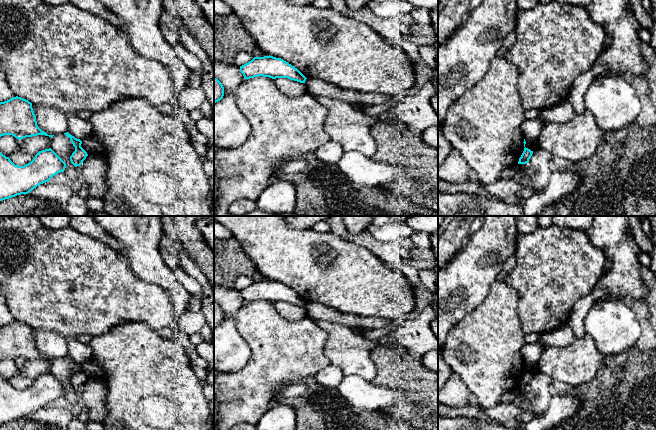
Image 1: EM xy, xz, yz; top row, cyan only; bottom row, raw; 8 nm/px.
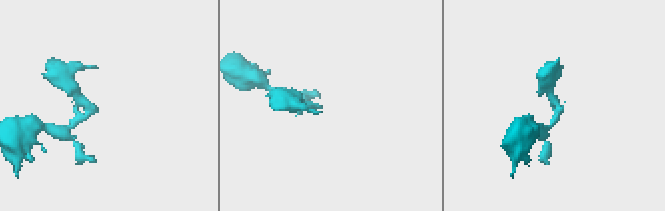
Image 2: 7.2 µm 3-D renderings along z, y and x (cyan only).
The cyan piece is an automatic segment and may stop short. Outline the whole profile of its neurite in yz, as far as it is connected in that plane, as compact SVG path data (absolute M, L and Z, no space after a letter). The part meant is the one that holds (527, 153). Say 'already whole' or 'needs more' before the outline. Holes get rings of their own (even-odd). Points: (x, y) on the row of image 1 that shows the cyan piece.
already whole; M525 147L521 157L519 158L518 164L526 164L526 163L528 163L529 159L532 156L532 154L533 154L533 151L531 151L530 149Z

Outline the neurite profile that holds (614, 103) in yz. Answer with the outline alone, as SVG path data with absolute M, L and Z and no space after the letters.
M611 73L592 81L584 95L584 105L606 134L636 123L642 109L634 88L623 77Z

